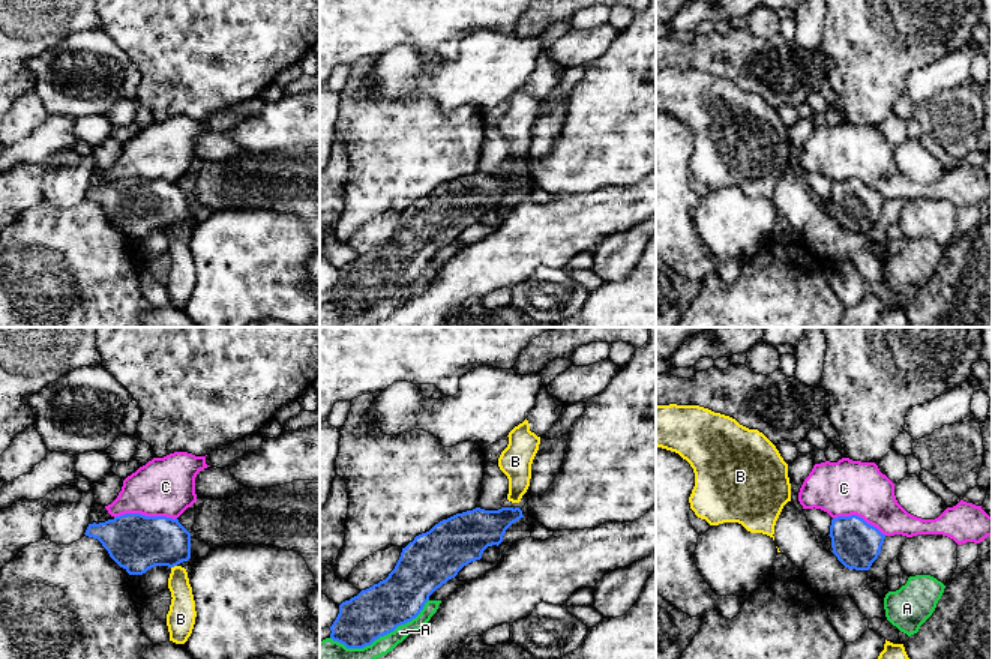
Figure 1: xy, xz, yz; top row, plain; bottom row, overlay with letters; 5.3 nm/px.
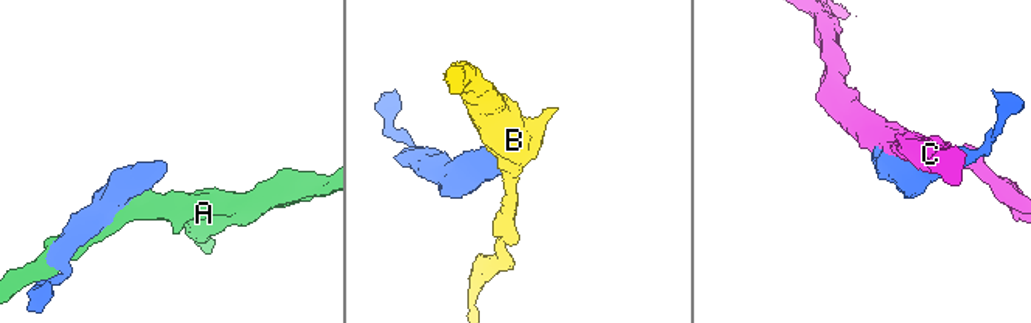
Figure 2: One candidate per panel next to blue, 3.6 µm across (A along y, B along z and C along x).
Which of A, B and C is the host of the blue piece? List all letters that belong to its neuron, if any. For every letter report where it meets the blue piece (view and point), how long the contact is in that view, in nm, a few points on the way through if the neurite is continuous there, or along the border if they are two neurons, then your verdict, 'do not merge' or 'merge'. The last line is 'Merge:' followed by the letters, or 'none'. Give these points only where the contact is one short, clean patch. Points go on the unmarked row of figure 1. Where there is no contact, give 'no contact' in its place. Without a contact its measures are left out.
A: xz (381, 299) | 550 nm | do not merge
B: xy (173, 230) | 40 nm | along xy (176, 228), (171, 231) | do not merge
C: xy (144, 179) | 340 nm | do not merge
Merge: none

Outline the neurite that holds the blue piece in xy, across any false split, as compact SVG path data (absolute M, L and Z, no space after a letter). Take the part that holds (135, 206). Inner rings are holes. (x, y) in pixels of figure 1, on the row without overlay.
M125 177L89 188L84 198L98 203L129 239L143 239L155 230L174 231L191 222L191 197L177 182Z

